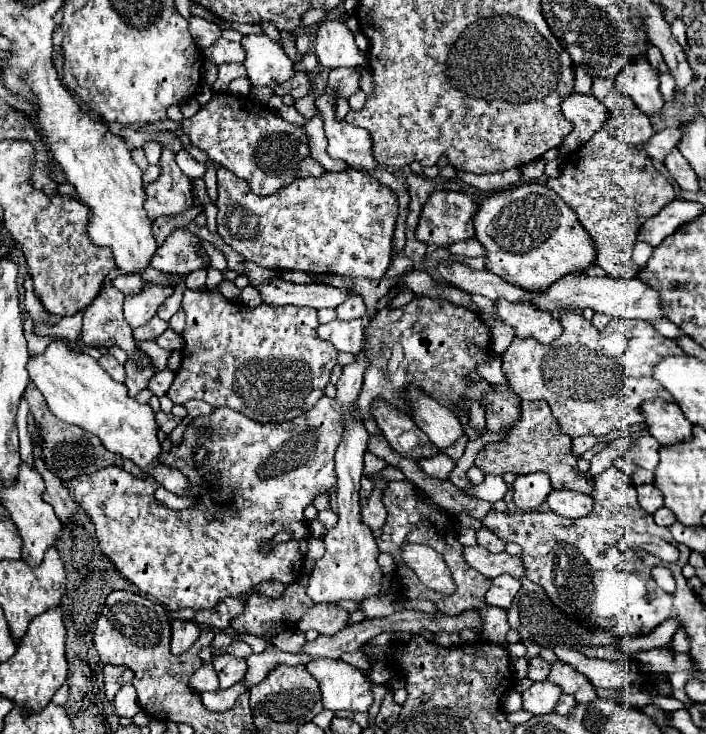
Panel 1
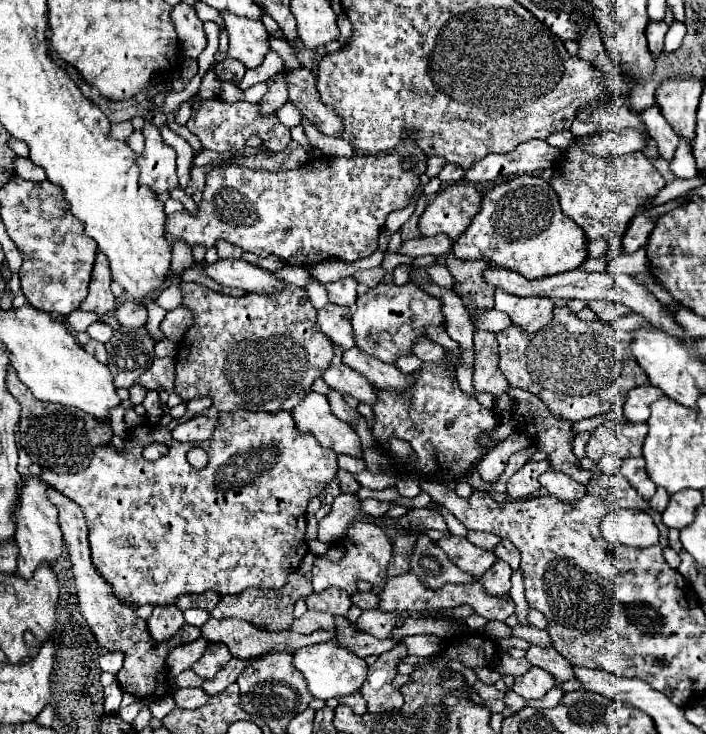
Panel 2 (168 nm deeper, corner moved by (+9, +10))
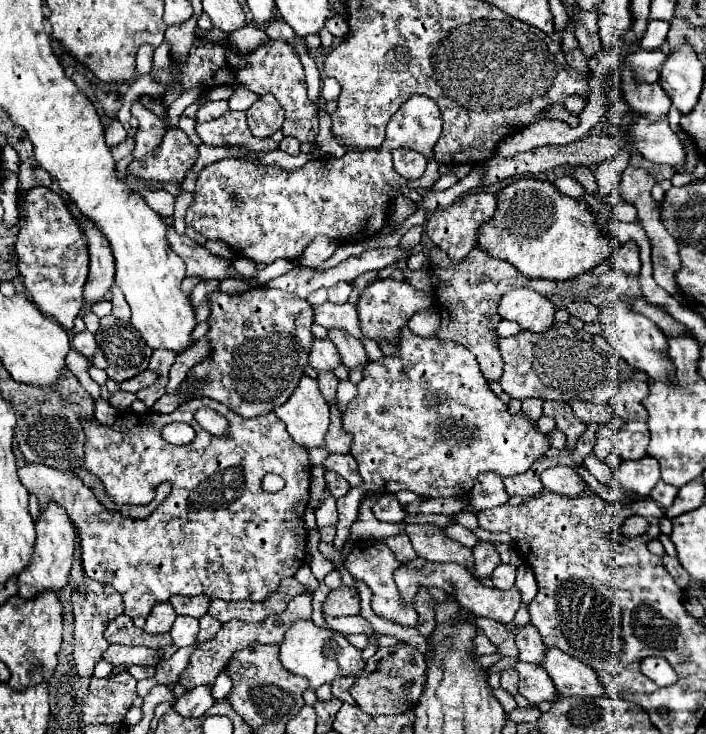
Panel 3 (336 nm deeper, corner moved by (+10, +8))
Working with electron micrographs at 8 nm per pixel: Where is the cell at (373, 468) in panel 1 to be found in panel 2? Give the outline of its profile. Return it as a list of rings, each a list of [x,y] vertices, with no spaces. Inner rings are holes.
[[[309,391],[299,401],[299,405],[291,409],[291,417],[297,431],[311,433],[321,447],[351,457],[361,457],[361,443],[357,433],[331,413],[325,395]]]

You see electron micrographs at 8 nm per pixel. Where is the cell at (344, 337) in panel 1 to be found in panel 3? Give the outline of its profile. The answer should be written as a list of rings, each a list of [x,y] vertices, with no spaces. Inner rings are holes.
[[[322,303],[314,307],[314,317],[316,323],[330,329],[342,329],[358,339],[362,339],[362,331],[360,331],[360,323],[358,323],[358,311],[352,303],[344,303],[344,305],[334,305],[334,303]]]

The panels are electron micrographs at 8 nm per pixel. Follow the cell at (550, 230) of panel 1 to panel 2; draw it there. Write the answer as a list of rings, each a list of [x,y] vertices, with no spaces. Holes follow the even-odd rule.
[[[533,175],[513,177],[487,191],[481,201],[481,211],[455,241],[453,253],[457,253],[459,259],[487,259],[527,279],[579,269],[589,257],[583,229],[563,215],[553,187],[545,179]]]

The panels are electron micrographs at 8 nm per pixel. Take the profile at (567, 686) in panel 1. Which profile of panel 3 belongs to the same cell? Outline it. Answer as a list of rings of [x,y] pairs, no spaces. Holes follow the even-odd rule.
[[[532,625],[518,627],[518,631],[516,631],[516,645],[520,649],[520,655],[518,655],[520,661],[528,661],[528,663],[542,665],[546,647],[542,643],[540,633]]]

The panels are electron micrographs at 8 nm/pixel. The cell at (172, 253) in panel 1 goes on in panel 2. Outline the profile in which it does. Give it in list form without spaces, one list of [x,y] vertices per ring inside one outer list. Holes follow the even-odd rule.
[[[407,135],[405,141],[401,141],[401,145],[397,145],[397,149],[393,149],[393,153],[383,153],[383,155],[353,155],[353,157],[315,157],[315,159],[309,159],[307,165],[301,165],[293,171],[257,171],[257,169],[249,169],[249,167],[243,167],[243,165],[219,165],[214,169],[211,169],[207,175],[205,175],[205,189],[203,189],[203,201],[197,205],[197,215],[191,215],[187,213],[185,209],[181,211],[181,215],[169,215],[167,217],[167,239],[173,243],[175,239],[183,239],[187,241],[189,245],[203,245],[203,247],[213,247],[219,239],[223,241],[229,241],[237,247],[241,247],[243,251],[249,251],[249,253],[255,253],[259,257],[269,257],[269,255],[277,255],[281,257],[283,261],[291,263],[291,265],[315,265],[315,263],[321,263],[321,261],[327,261],[327,259],[333,259],[333,257],[343,257],[347,261],[359,261],[363,257],[369,257],[375,253],[377,249],[377,237],[385,225],[385,219],[391,211],[397,211],[397,209],[403,209],[407,207],[413,191],[419,187],[419,175],[427,171],[427,157],[425,153],[421,153],[421,149],[417,149],[417,145],[413,145],[413,135]],[[401,157],[413,157],[415,159],[415,169],[413,171],[403,171],[401,169],[401,163],[399,159]]]

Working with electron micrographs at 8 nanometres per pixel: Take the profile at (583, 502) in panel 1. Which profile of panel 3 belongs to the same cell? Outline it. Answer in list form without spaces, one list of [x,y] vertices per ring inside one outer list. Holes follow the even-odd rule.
[[[572,467],[546,469],[540,475],[540,479],[542,479],[544,489],[548,489],[552,493],[566,495],[566,497],[578,497],[586,487],[586,483],[576,475],[576,471]]]

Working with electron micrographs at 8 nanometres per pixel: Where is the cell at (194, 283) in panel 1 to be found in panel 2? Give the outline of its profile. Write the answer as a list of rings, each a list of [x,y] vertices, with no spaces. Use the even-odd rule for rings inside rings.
[[[177,241],[173,245],[173,273],[179,273],[181,269],[185,271],[189,265],[193,263],[193,255],[191,255],[191,247],[185,245],[185,241]]]

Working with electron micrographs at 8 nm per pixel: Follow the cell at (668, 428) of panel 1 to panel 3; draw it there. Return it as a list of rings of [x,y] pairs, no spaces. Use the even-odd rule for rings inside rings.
[[[630,379],[628,383],[620,383],[618,393],[614,399],[610,399],[610,405],[614,407],[616,417],[624,421],[646,421],[648,413],[642,405],[642,399],[648,395],[648,383]]]

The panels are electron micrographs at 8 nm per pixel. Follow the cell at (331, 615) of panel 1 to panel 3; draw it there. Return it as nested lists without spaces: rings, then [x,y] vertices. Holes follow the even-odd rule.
[[[338,587],[328,593],[322,603],[322,613],[326,617],[342,617],[342,615],[358,615],[360,611],[360,597],[356,589]]]

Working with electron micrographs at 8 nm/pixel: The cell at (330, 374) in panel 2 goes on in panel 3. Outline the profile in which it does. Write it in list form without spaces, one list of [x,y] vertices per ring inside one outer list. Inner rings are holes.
[[[314,339],[308,363],[318,373],[322,373],[322,371],[334,371],[338,365],[342,365],[342,359],[340,359],[340,355],[338,355],[338,351],[336,351],[336,347],[334,347],[332,341]]]

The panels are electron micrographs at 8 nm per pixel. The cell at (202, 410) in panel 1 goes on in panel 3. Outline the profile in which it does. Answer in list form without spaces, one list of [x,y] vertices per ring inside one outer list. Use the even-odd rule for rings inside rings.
[[[148,369],[148,371],[144,371],[144,373],[140,373],[140,375],[136,375],[136,377],[128,379],[128,381],[124,381],[124,383],[120,383],[118,387],[120,387],[122,391],[130,391],[130,393],[136,393],[136,391],[140,391],[140,389],[144,389],[144,387],[152,385],[156,379],[158,379],[158,373]]]

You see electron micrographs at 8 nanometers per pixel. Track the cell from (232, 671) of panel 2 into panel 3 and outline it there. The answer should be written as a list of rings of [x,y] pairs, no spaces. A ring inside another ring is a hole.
[[[200,685],[182,695],[176,703],[174,709],[184,715],[184,717],[202,717],[214,703],[212,697],[212,687],[210,685]]]

